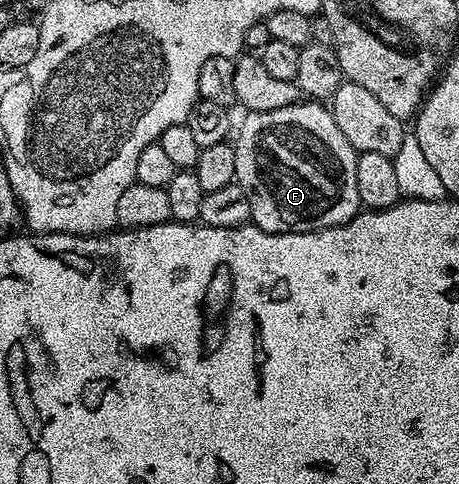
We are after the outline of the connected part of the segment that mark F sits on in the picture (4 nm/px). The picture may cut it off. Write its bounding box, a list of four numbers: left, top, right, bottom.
[234,100,362,234]

